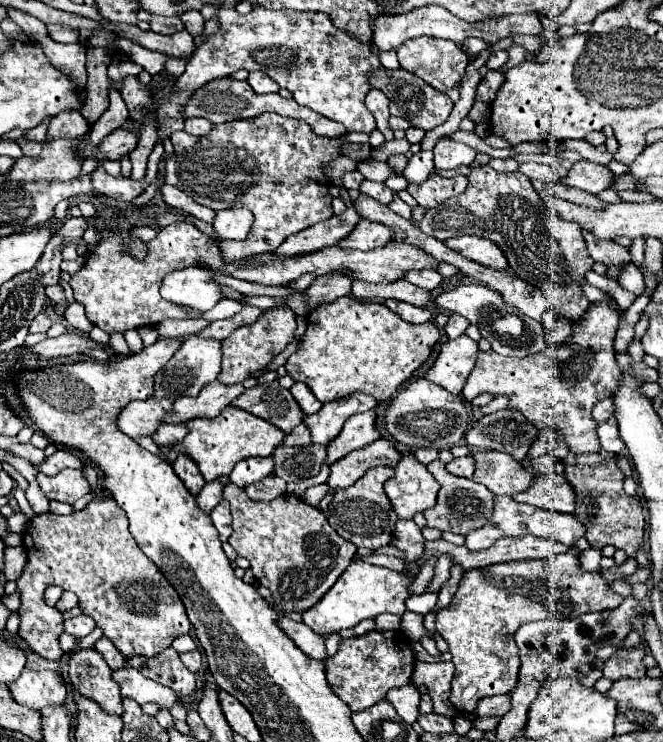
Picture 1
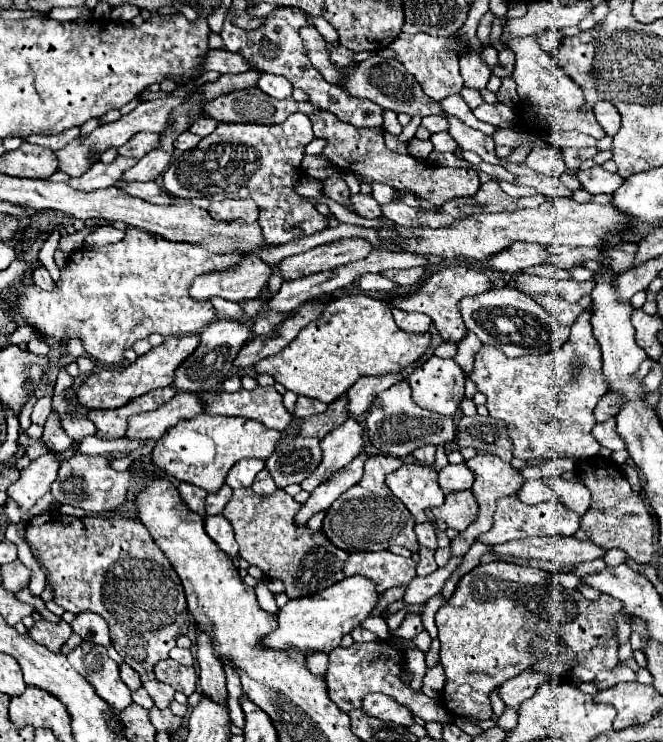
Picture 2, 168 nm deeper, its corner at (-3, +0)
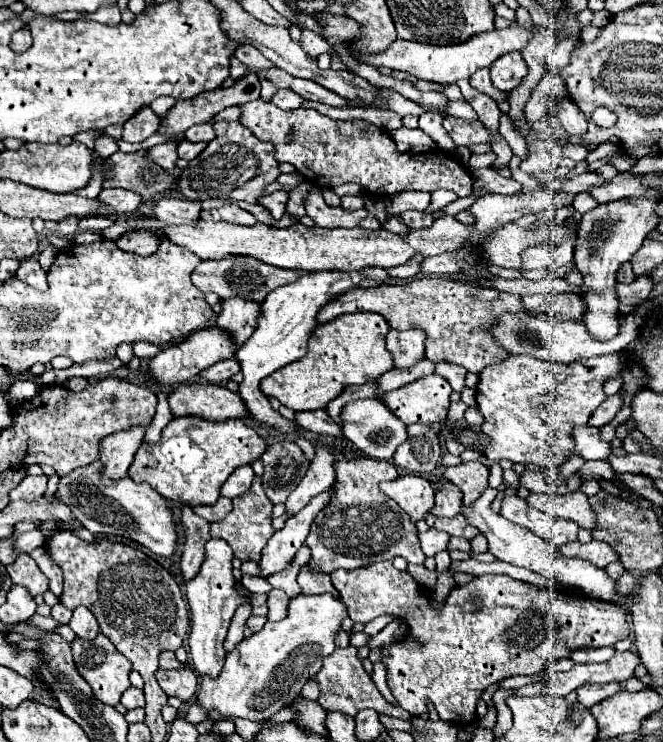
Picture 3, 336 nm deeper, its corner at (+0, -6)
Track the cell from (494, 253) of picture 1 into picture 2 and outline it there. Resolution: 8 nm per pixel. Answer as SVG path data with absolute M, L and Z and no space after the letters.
M515 241L507 249L485 259L493 269L503 273L521 273L527 267L541 265L549 261L549 253L545 247L537 243L521 243Z

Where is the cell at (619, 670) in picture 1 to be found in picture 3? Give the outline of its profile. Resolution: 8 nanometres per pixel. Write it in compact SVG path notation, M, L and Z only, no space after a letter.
M594 683L594 685L582 685L582 687L578 687L576 695L578 695L578 701L586 709L590 709L592 705L600 703L606 697L612 697L618 691L620 691L618 683Z

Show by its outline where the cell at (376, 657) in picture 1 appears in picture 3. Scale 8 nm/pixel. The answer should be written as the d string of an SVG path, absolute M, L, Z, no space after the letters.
M346 647L346 649L336 649L328 659L324 659L322 669L316 675L318 687L320 687L320 697L318 703L326 709L326 711L342 711L346 715L356 715L362 709L374 709L378 713L396 717L396 719L410 719L412 715L408 711L404 711L402 707L394 707L390 705L380 691L376 689L374 681L370 679L370 675L364 671L358 655L356 655L356 647Z

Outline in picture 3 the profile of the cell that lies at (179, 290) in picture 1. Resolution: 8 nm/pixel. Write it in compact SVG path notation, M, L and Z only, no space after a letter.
M230 255L226 259L220 261L202 261L196 271L192 273L192 283L194 287L198 287L202 293L216 293L220 299L228 299L228 297L242 297L242 299L250 299L250 301L264 301L266 295L282 285L292 283L294 279L298 279L304 271L290 271L290 269L280 269L268 263L262 263L254 257L246 257L246 255Z

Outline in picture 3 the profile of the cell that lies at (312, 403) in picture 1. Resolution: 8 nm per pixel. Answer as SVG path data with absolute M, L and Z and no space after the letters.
M324 409L296 413L296 421L306 431L320 433L320 435L330 435L330 437L342 437L342 427L336 421L332 421L332 417Z

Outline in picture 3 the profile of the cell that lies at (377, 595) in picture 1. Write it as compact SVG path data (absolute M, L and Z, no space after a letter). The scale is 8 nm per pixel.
M298 595L296 599L290 601L286 619L278 623L268 621L258 633L246 635L230 653L226 653L224 667L216 679L202 677L196 701L208 711L212 709L220 711L222 715L226 715L226 719L242 717L250 721L266 721L280 709L288 707L288 703L292 703L300 695L300 689L304 687L304 683L320 671L322 661L328 655L332 655L332 651L336 649L334 637L340 631L340 623L346 617L348 617L346 605L334 599L332 595Z

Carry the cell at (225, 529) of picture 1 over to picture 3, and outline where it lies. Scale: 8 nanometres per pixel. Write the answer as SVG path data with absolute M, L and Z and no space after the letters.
M212 539L206 543L206 563L202 565L202 571L186 583L186 595L188 595L188 605L190 605L190 655L192 655L192 665L200 675L218 675L224 663L224 639L228 633L228 625L234 617L234 611L238 605L244 605L244 601L236 595L234 591L234 577L232 577L232 549L226 541Z

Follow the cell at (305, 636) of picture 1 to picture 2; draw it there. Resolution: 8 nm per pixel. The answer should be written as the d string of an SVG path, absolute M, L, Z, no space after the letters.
M311 651L309 653L309 671L311 673L317 673L317 675L323 675L325 669L327 669L327 653L321 653L321 651Z

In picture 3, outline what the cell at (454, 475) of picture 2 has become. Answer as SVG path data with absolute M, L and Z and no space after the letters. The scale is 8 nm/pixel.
M446 483L444 491L436 493L436 505L432 507L434 517L456 517L460 513L462 495L458 493L458 487L452 487L452 483Z

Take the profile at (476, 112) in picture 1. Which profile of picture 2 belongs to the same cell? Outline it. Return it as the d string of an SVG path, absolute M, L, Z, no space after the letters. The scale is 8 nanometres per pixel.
M401 33L389 47L395 51L397 59L407 67L407 71L415 75L415 79L421 83L425 93L429 97L433 97L435 101L441 101L441 99L445 99L453 93L459 93L463 89L461 97L465 99L465 103L471 109L483 103L479 91L463 87L463 77L459 73L459 57L457 57L457 53L453 53L447 47L447 37L433 37L433 35L427 35L427 33L415 33L415 35Z

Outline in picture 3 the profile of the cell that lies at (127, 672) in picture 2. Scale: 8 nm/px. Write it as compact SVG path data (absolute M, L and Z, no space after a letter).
M128 687L128 689L126 689L126 693L122 695L120 703L122 703L126 709L144 707L144 693L142 693L142 689L136 689L136 687Z

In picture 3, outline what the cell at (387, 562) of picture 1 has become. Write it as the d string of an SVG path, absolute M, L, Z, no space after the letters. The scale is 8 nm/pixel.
M390 561L354 571L334 571L330 577L348 609L348 617L354 623L368 623L380 615L392 615L406 621L410 629L408 637L404 641L384 645L380 659L386 665L386 683L400 707L410 715L422 715L428 713L428 703L432 703L442 721L460 725L474 723L476 701L492 683L512 675L540 673L548 661L568 657L574 649L614 645L630 633L626 611L616 603L572 597L558 593L552 587L536 587L516 581L508 575L480 575L462 587L454 587L440 609L432 609L432 599L424 593L424 587L418 585L408 571L396 571Z

